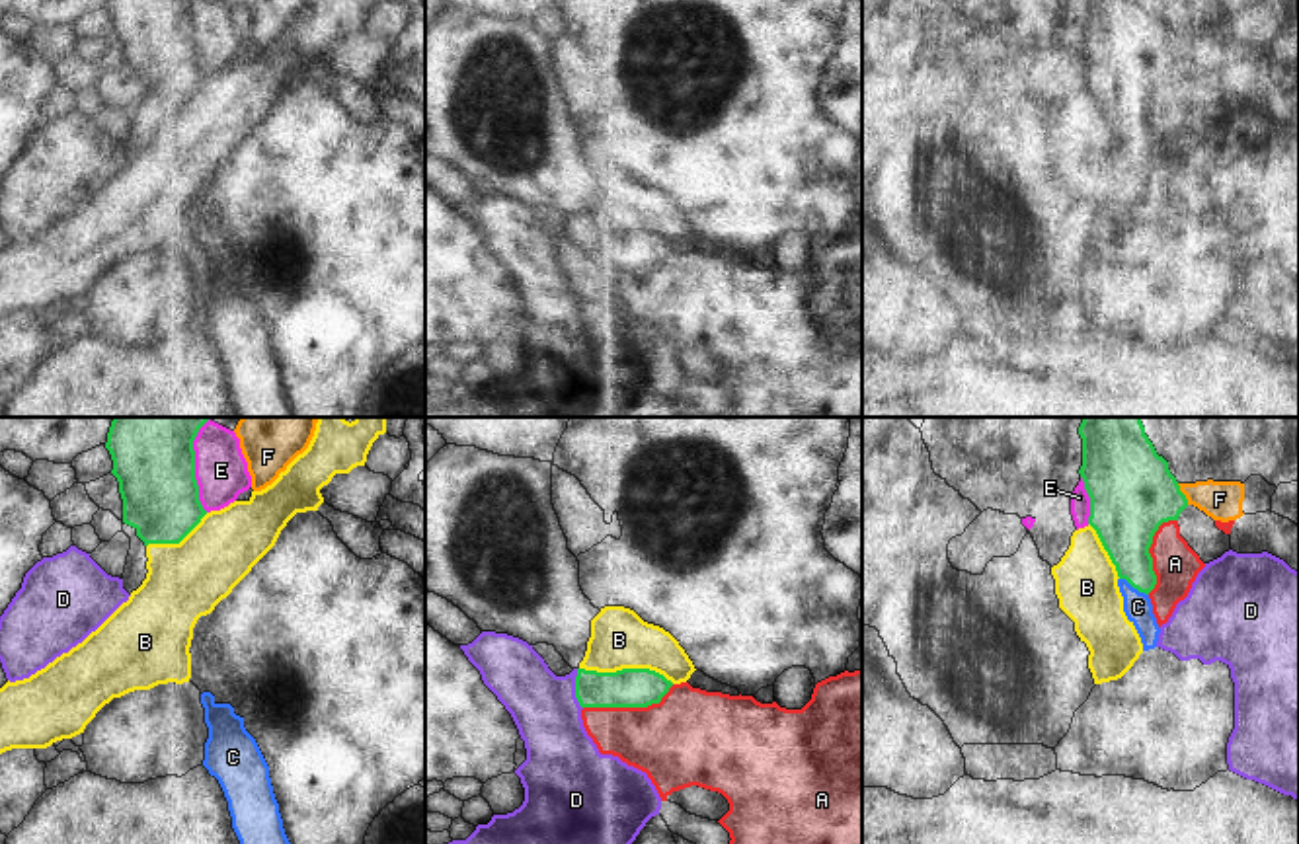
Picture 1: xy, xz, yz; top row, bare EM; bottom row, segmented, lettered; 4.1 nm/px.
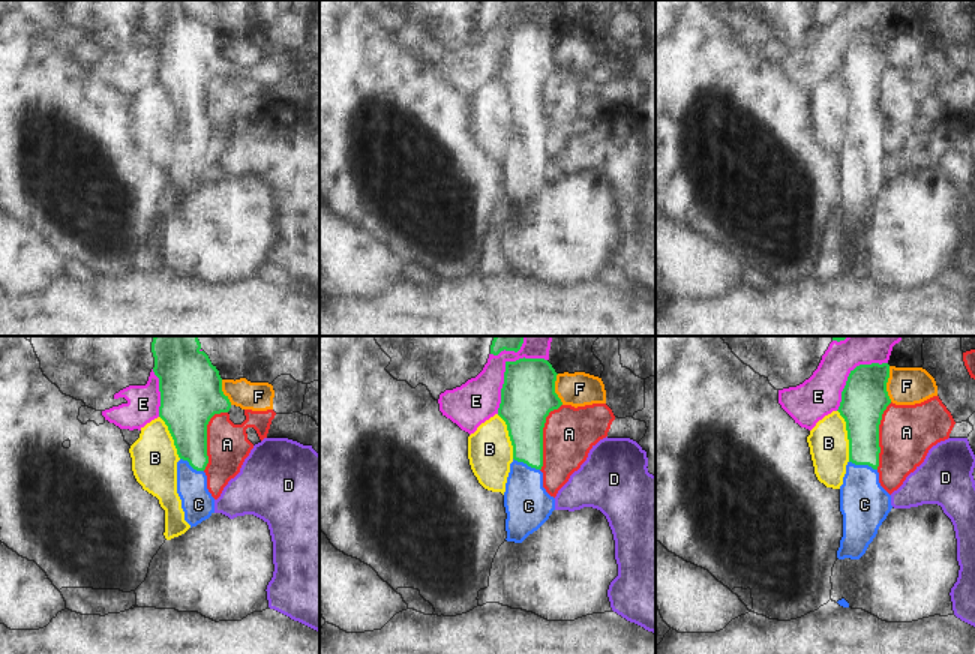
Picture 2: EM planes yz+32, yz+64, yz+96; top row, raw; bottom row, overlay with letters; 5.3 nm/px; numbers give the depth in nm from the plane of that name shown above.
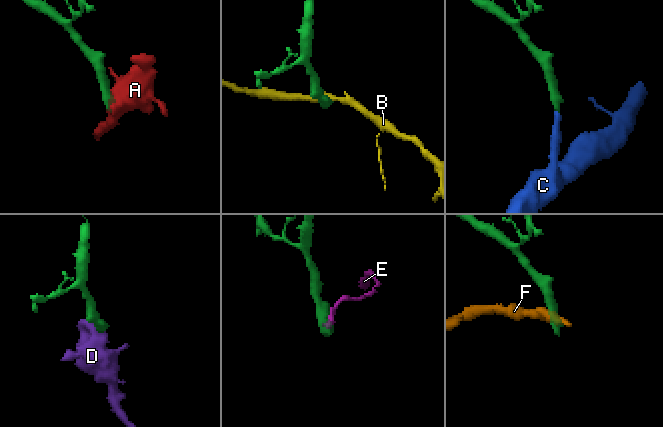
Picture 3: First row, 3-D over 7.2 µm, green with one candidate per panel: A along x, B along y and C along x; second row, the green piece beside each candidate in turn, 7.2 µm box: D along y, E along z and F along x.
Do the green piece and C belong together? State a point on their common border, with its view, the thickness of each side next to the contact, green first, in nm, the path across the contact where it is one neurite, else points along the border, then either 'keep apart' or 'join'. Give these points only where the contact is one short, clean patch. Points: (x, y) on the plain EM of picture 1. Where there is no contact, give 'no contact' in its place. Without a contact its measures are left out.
meets green in yz at (1134, 151); 240 nm thick on the green side, 120 nm on the other; runs through yz (1126, 92), (1134, 151), (1138, 170); join

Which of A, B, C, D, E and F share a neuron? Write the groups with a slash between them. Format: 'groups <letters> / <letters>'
groups A / B / C / D / E / F

